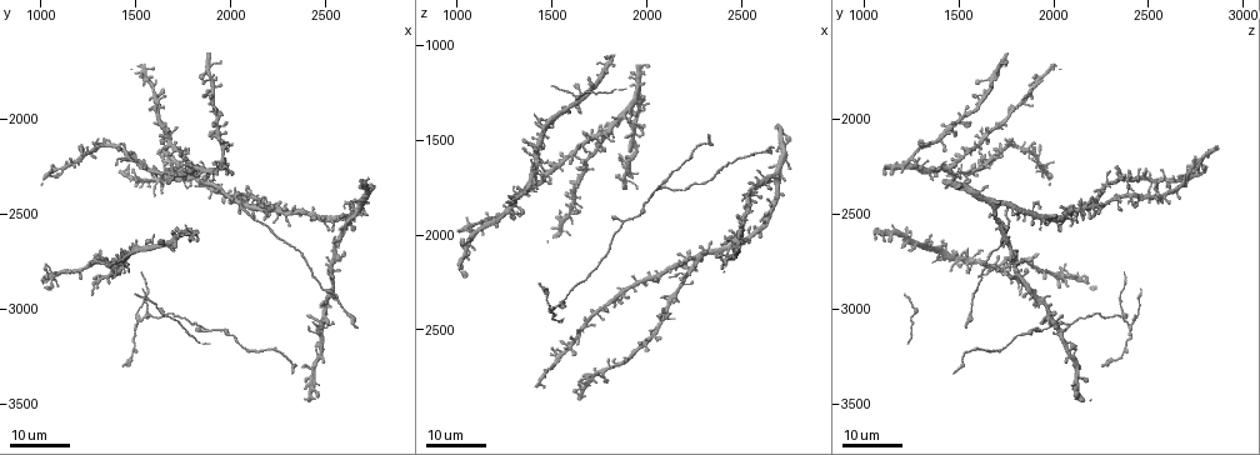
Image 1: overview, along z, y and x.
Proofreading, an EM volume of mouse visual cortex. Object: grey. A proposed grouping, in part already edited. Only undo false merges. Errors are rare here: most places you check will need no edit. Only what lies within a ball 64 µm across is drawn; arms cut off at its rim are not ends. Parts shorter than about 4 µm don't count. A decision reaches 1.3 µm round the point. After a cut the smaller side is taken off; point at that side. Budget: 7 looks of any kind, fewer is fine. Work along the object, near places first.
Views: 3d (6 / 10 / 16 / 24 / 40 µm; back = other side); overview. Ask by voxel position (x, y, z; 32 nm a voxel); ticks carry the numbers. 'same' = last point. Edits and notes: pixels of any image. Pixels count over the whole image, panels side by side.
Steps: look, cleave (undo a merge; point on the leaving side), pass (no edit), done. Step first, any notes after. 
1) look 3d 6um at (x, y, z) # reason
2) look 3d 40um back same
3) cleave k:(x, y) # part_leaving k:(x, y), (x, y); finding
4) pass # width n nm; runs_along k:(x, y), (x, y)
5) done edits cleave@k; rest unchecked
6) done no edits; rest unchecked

look 3d 24um at (1570, 3030, 2370) # four or more arms meet

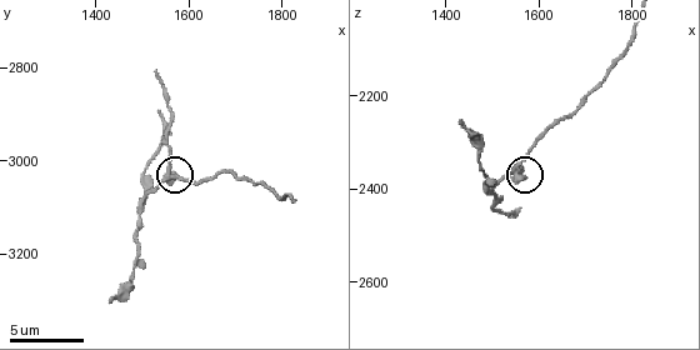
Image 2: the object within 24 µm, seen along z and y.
look 3d 10um at (1565, 3020, 2355)

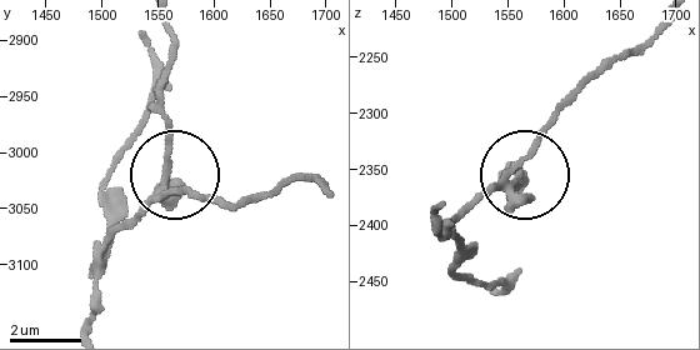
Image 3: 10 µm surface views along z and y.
cleave 3:(118, 229) # arms 4; two neurons meet here

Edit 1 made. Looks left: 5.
look 3d 16um at (1880, 3110, 1940) # thick turns thin

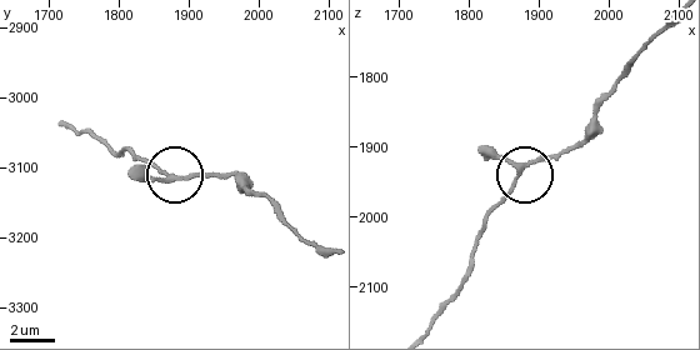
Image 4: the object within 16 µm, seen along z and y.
look 3d 10um at (1870, 3110, 1940) # closer look

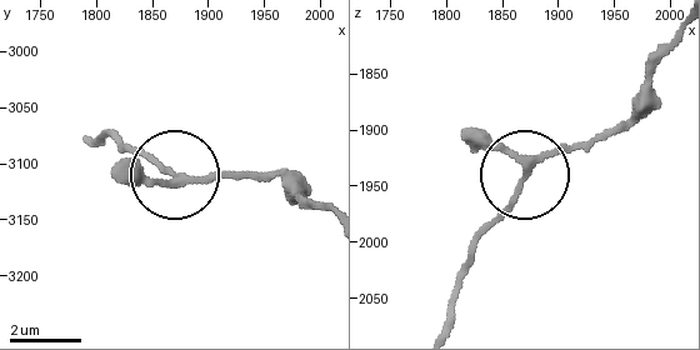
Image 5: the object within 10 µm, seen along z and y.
pass # arms 3; runs_along 5:(676, 43), (634, 114), (545, 159), (476, 236); one neuron here

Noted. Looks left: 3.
look 3d 24um at (2690, 2430, 1730) # three arms meet

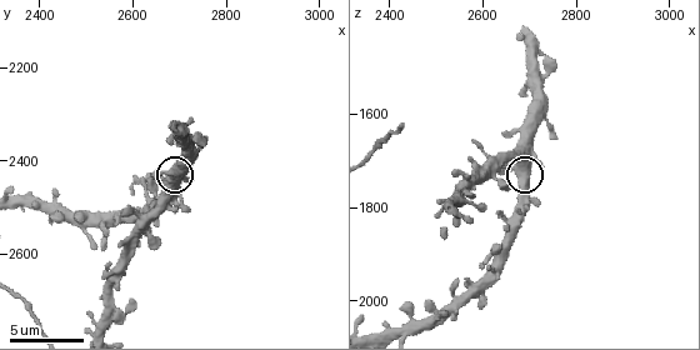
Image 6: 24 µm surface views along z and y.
look 3d 6um same

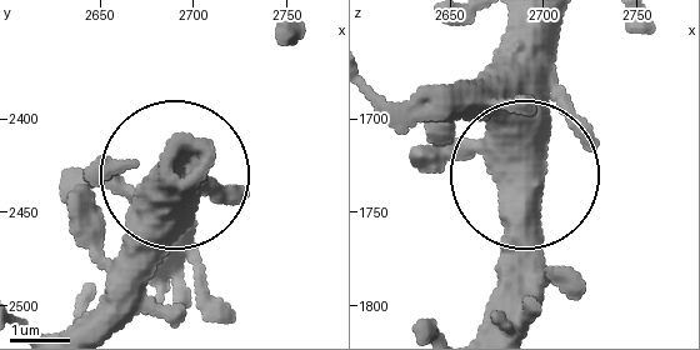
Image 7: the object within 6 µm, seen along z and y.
look 3d 6um back same

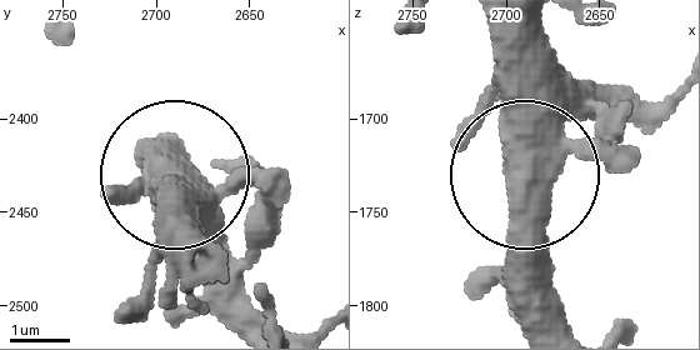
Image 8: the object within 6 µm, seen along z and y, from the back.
pass # arms 3; one neuron here

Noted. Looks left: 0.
done edits cleave@3; rest unchecked

